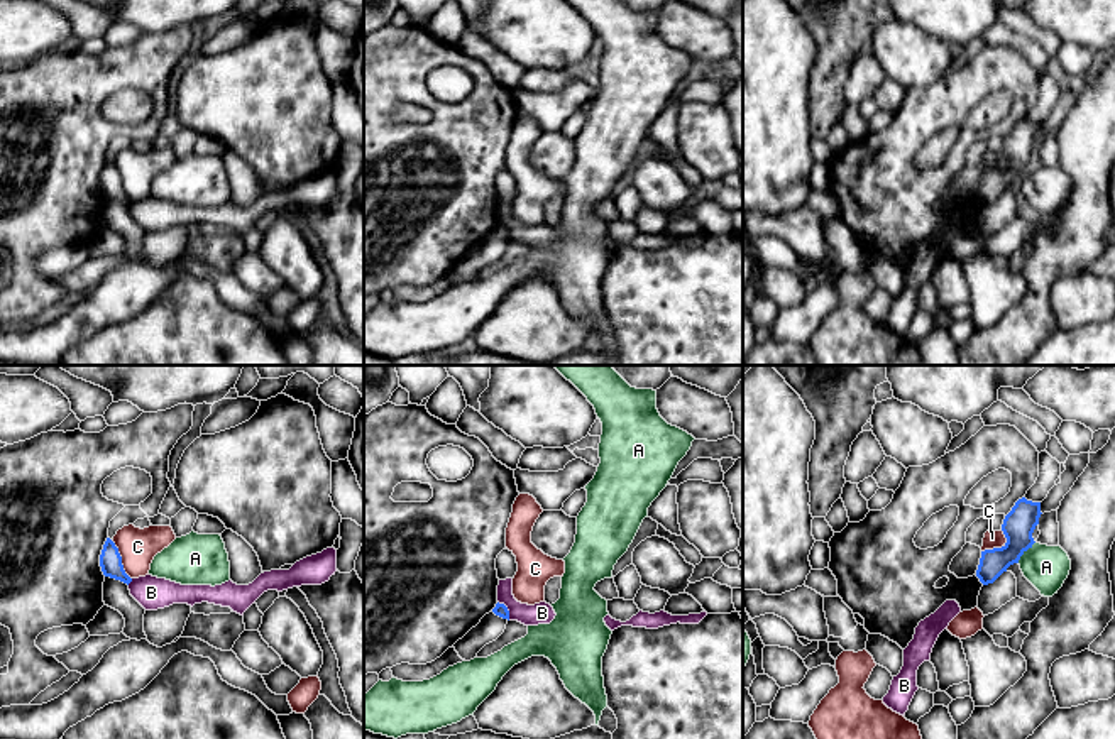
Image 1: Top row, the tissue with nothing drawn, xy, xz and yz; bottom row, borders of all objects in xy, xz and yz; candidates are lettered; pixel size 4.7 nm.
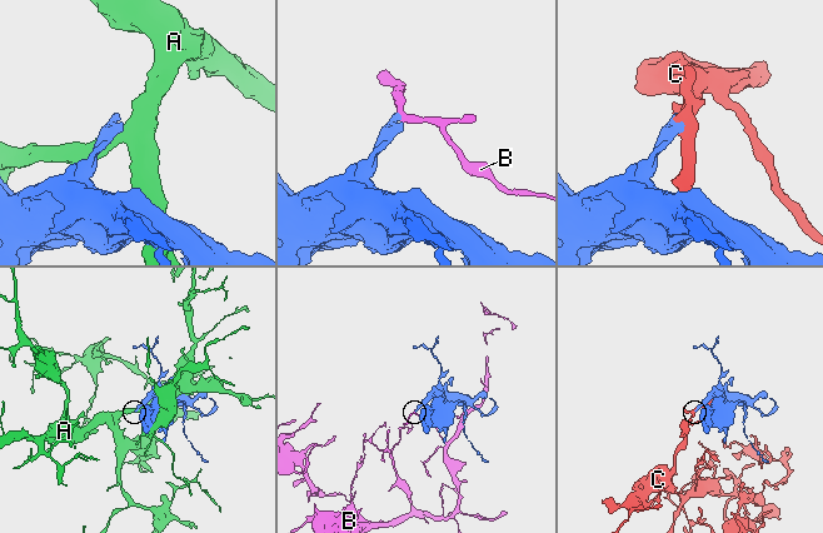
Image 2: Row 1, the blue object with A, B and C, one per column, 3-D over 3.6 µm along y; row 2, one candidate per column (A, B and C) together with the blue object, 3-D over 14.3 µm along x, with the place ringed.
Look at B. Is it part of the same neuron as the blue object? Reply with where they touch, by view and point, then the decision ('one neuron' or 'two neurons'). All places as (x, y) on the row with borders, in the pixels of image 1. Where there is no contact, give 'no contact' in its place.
meets blue in xz at (506, 609); two neurons

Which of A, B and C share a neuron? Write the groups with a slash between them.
A / B / C

